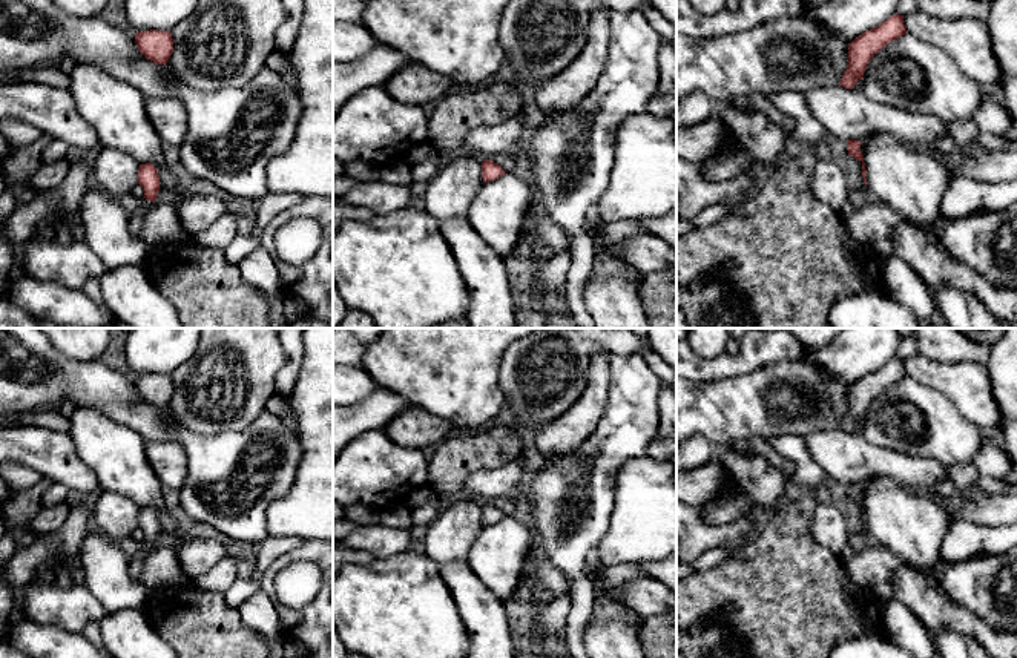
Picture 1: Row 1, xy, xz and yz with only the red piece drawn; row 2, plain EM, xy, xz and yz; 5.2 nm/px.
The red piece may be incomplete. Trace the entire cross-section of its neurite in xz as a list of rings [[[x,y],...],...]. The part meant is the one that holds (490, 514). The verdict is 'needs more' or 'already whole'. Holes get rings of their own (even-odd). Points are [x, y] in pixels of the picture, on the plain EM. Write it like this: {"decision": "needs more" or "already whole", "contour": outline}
{"decision": "already whole", "contour": [[[488,502],[482,506],[483,526],[494,525],[494,523],[500,521],[505,517],[506,515],[499,508],[495,508],[494,505],[491,505]]]}

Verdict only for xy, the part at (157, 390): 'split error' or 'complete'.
complete

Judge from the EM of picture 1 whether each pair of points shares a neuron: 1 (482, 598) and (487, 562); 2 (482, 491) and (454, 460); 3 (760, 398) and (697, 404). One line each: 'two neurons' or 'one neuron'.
1: two neurons
2: two neurons
3: one neuron

